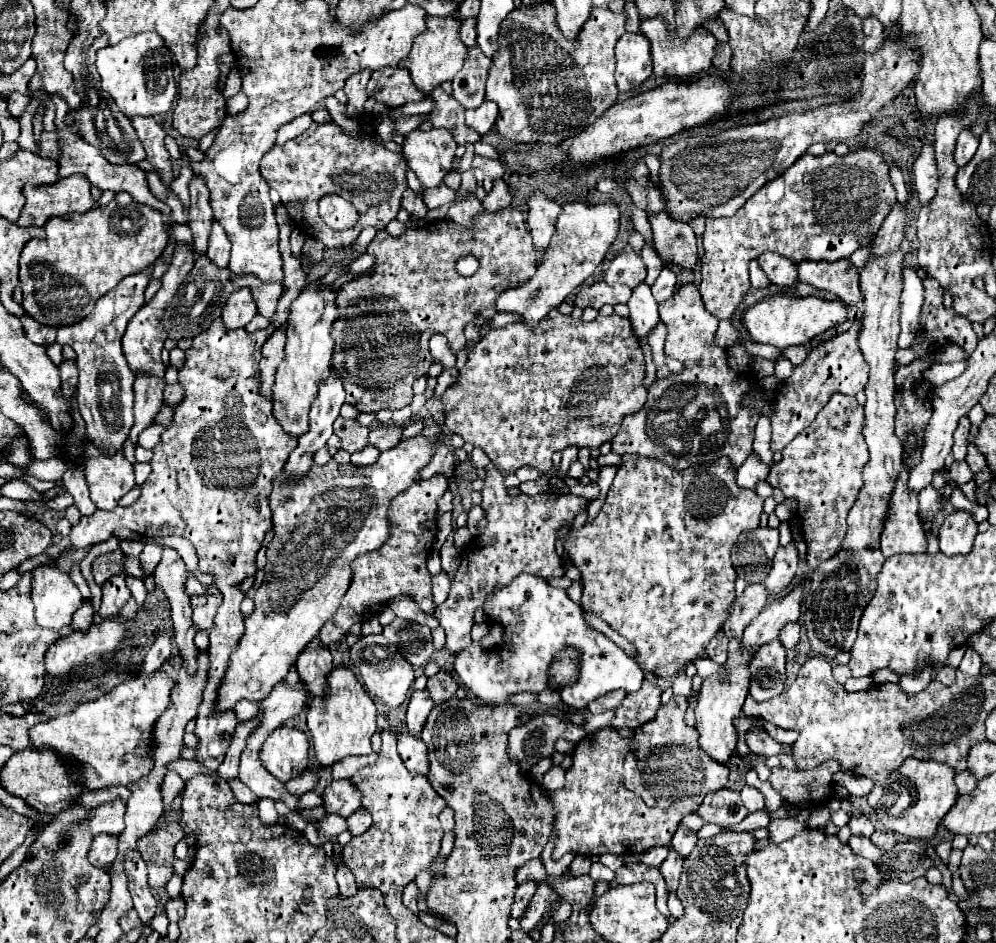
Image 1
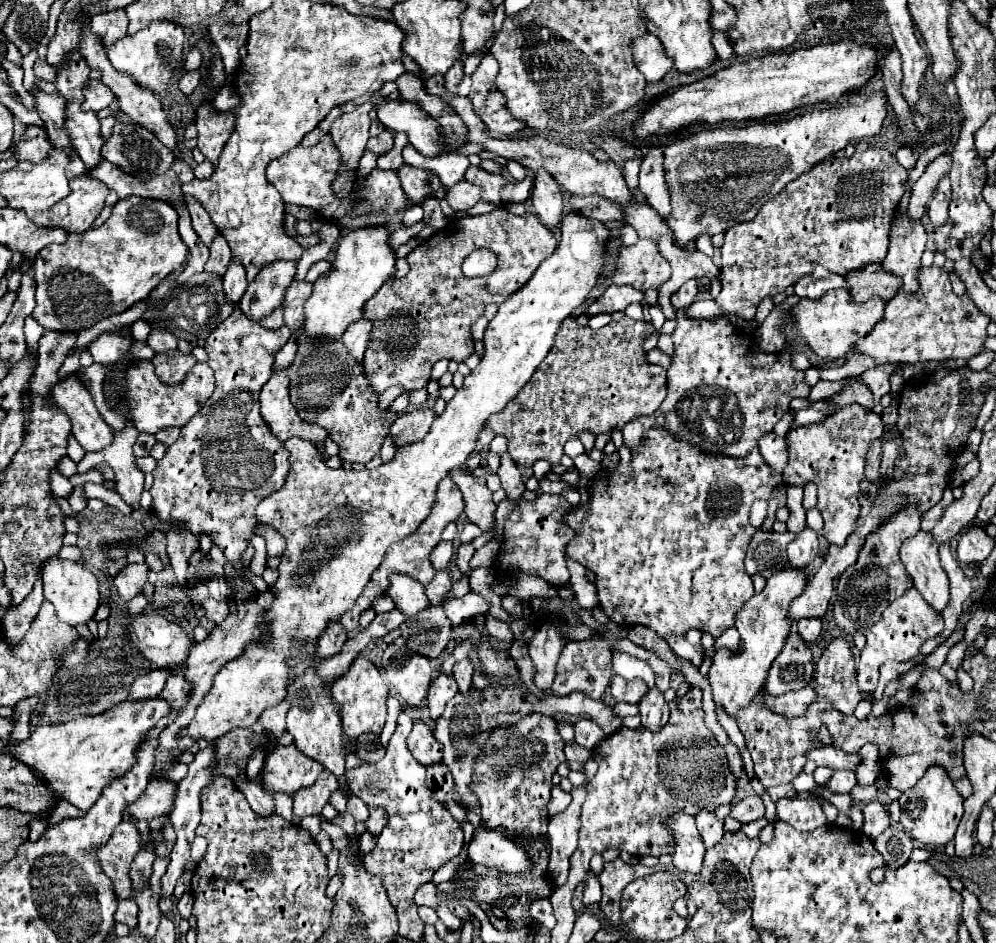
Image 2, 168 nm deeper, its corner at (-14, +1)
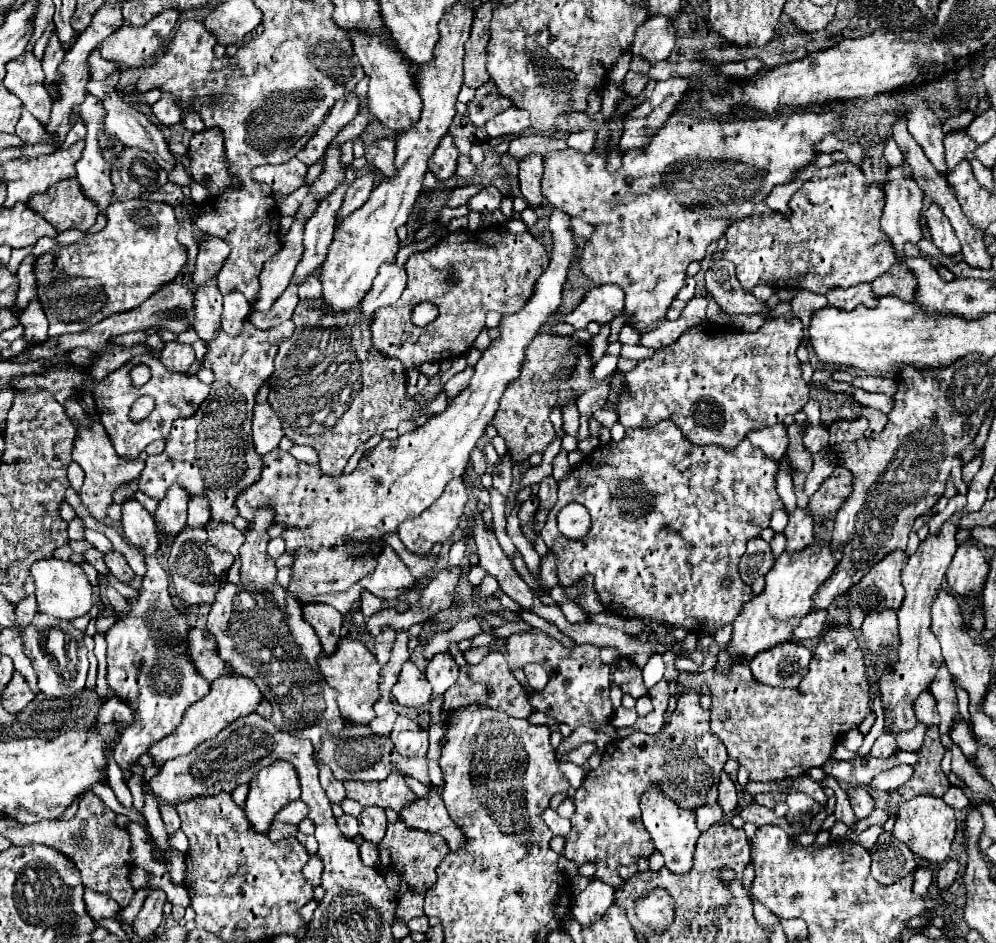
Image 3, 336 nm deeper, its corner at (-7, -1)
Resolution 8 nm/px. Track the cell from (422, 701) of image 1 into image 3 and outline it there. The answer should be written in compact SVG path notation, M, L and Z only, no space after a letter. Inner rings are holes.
M438 653L428 661L426 677L432 685L432 695L444 695L458 679L458 665L450 653Z

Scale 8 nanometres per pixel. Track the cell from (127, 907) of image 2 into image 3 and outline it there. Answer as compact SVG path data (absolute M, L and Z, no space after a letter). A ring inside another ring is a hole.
M90 889L84 891L84 901L86 901L86 909L88 909L88 913L90 913L92 917L96 917L96 921L106 919L106 917L116 919L118 913L122 911L120 905L116 905L116 901L112 901L112 897L108 897L108 895L100 895L100 893L90 891Z

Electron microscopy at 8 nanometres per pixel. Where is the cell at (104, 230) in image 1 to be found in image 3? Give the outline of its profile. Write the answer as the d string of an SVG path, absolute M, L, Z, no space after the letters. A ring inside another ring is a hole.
M114 199L106 209L106 227L102 231L86 235L68 247L56 245L52 251L40 256L35 264L34 275L38 281L38 301L50 323L48 335L54 337L62 333L86 331L112 313L124 313L142 305L156 289L170 283L186 265L186 247L178 243L176 231L178 221L172 205L142 199Z

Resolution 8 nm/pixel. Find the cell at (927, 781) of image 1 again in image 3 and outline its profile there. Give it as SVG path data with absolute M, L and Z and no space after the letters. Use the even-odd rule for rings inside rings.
M920 793L908 801L904 801L898 809L896 825L892 835L906 843L912 853L920 855L926 861L942 863L950 855L950 845L956 835L956 813L950 805L944 803L942 797L932 797L932 793Z

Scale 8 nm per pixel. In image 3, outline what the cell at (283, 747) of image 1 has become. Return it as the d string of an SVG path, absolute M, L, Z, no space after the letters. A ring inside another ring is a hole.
M274 761L268 769L260 769L250 781L246 799L246 817L258 833L266 833L274 815L290 801L300 799L298 773L288 761Z

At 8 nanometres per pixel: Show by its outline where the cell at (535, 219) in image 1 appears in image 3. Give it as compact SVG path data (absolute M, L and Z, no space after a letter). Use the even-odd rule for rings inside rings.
M530 155L520 161L520 191L530 207L540 207L544 201L544 195L540 193L540 177L542 177L542 157Z

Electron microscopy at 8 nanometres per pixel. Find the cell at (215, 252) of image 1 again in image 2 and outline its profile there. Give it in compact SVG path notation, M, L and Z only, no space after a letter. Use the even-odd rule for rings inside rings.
M233 259L231 265L229 265L227 275L223 277L223 293L225 293L227 303L239 305L245 289L247 289L245 271L243 271L243 267L239 267L239 263L235 263L235 259Z

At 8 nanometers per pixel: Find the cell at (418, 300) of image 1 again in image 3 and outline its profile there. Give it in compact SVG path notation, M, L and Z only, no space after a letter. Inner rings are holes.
M506 229L448 231L430 249L408 257L408 263L406 263L408 285L402 297L394 305L388 305L374 313L374 319L370 325L372 345L388 359L400 359L404 369L418 367L424 361L438 363L442 359L456 359L472 347L474 339L484 329L484 319L490 309L496 309L498 313L516 313L524 307L524 303L532 295L532 287L536 279L548 267L548 261L550 259L542 241L534 237L530 231L524 231L524 233L510 233ZM424 301L438 307L438 317L432 323L418 327L412 323L412 309Z

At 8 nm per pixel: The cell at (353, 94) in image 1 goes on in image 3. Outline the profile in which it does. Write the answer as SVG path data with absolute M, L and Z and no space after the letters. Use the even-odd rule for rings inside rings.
M352 165L346 167L344 173L344 181L338 185L338 189L334 189L328 197L324 197L324 201L320 201L316 213L306 221L304 225L304 255L296 267L296 273L292 277L294 283L302 283L306 279L306 275L314 273L326 253L328 253L328 245L332 243L332 233L334 233L334 223L336 223L336 213L344 201L344 193L350 187L350 183L356 179L356 169Z

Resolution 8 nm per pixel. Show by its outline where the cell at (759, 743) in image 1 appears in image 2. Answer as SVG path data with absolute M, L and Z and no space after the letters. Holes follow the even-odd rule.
M823 747L819 751L813 751L809 757L809 761L815 761L817 765L821 767L829 767L833 771L839 771L839 769L849 769L849 771L857 771L859 763L861 763L861 755L851 755L851 753L845 753L841 749L835 749L835 747Z

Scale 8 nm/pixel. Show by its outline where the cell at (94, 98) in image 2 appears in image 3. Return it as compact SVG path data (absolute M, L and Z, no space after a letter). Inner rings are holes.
M110 93L100 101L106 111L102 121L106 135L118 137L118 141L122 141L126 147L140 147L152 153L156 163L166 171L174 167L176 159L168 151L168 143L164 141L160 129L144 113L136 111L118 93Z

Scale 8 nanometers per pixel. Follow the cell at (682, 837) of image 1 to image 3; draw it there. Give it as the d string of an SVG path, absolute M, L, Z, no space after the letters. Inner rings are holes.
M718 803L704 805L704 807L696 809L696 825L698 825L700 831L706 831L708 827L720 823L722 817L724 817L724 813L722 813L722 809L720 809Z

